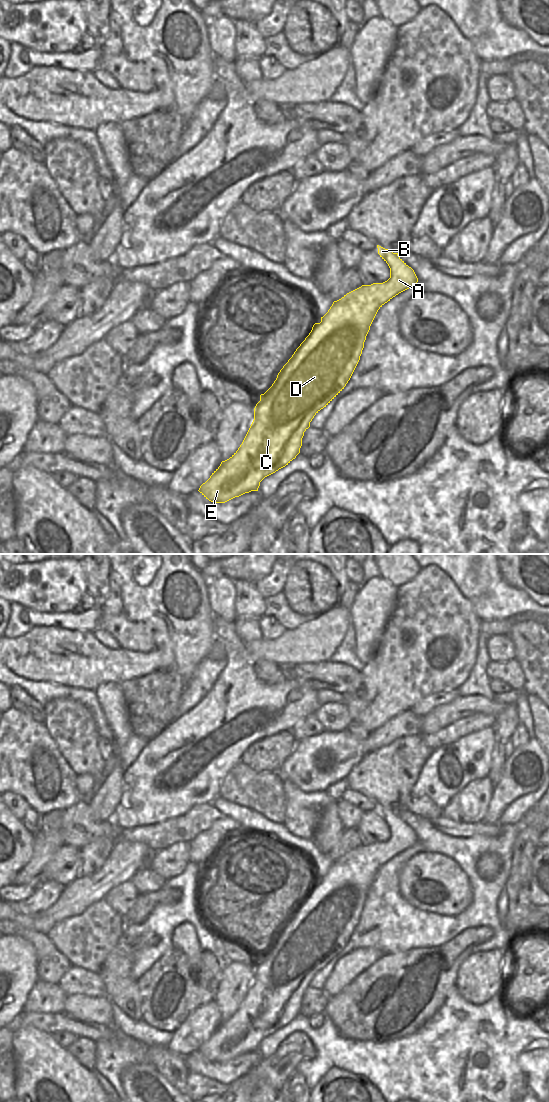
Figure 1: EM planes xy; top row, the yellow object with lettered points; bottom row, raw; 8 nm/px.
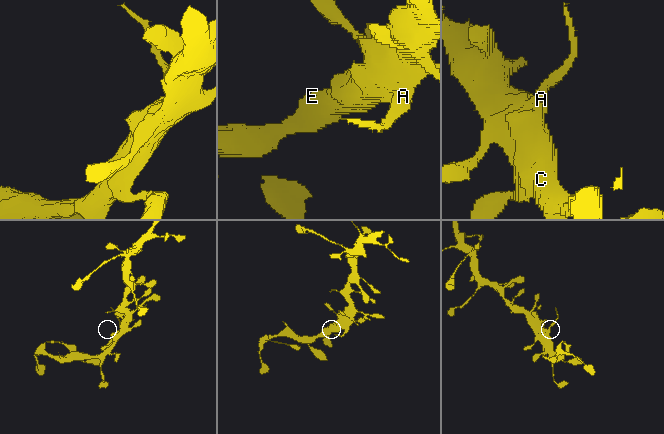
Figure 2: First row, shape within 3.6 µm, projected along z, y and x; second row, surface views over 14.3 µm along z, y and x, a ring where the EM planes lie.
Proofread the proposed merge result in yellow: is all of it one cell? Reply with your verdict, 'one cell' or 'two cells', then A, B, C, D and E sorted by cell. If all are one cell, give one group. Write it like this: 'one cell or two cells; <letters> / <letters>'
one cell; A B C D E

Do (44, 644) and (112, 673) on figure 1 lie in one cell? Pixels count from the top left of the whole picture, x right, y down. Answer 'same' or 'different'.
same

